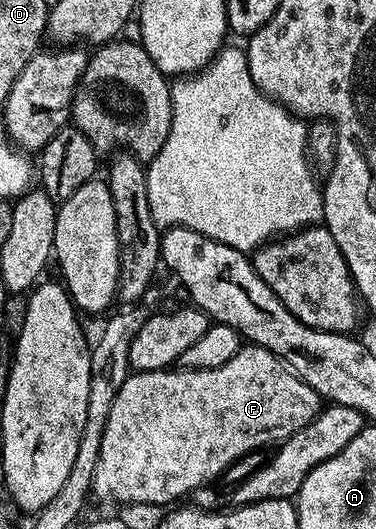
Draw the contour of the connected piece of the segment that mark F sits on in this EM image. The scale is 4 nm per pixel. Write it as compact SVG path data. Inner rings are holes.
M245 343L230 358L230 362L222 362L217 368L193 368L191 370L161 370L158 372L133 371L125 378L113 406L110 407L109 418L106 419L105 433L102 434L101 452L98 454L97 468L94 470L91 495L100 500L109 500L112 504L168 504L171 500L180 500L184 495L195 493L196 489L210 483L227 473L235 460L243 458L247 452L255 448L264 448L267 444L275 445L283 442L287 436L293 436L302 426L306 426L316 417L322 407L320 395L302 378L297 376L284 361L276 357L270 350L260 348L256 344Z

